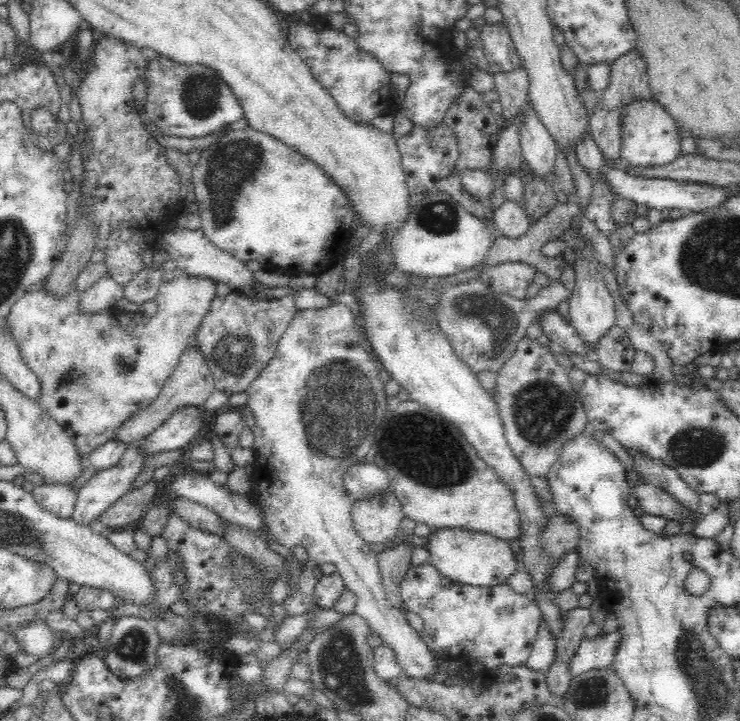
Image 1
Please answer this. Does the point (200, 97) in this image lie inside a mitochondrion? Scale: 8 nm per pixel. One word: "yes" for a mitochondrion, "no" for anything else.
yes

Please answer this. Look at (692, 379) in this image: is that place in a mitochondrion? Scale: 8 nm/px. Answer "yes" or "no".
no

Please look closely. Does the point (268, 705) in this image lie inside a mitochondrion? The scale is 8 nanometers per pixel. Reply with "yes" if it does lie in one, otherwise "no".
no

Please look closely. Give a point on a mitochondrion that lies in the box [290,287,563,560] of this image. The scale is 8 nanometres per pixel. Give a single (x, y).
(425, 451)

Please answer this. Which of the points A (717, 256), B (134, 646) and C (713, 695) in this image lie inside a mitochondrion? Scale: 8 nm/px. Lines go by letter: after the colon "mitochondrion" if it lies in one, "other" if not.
A: mitochondrion
B: mitochondrion
C: mitochondrion

